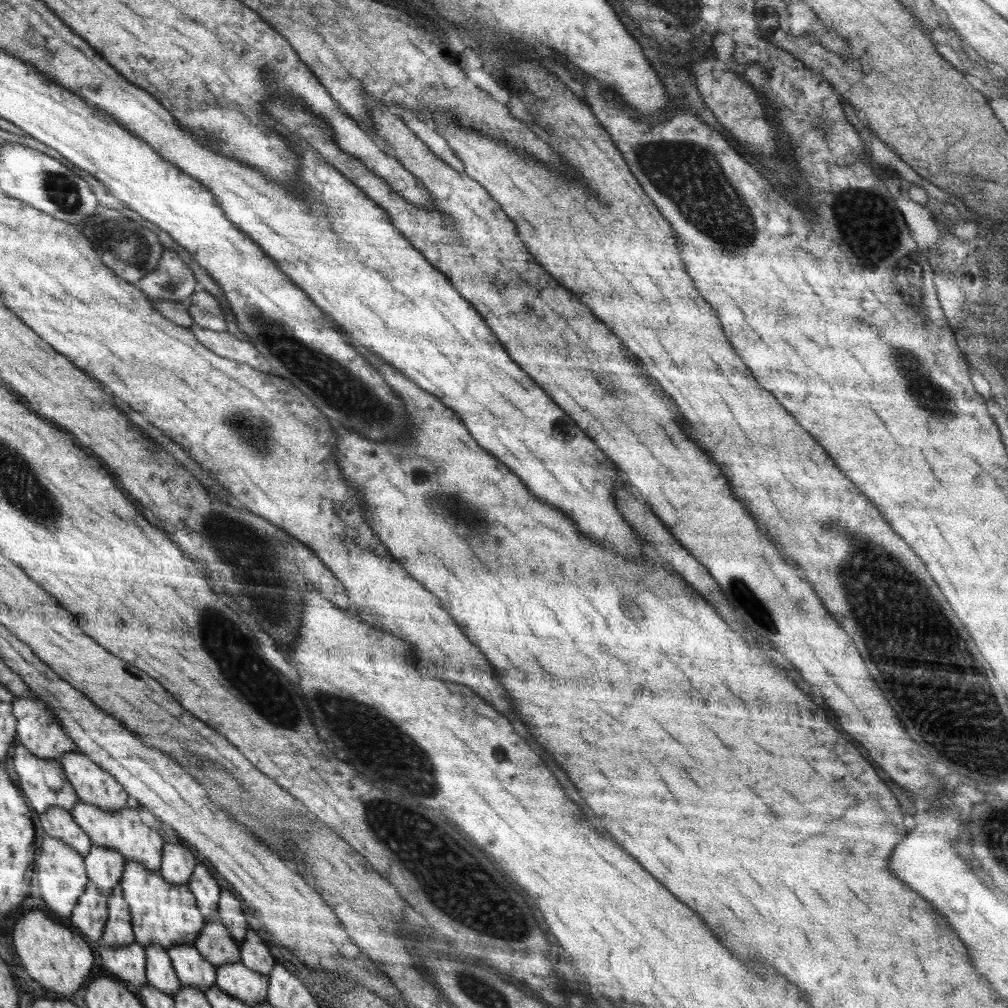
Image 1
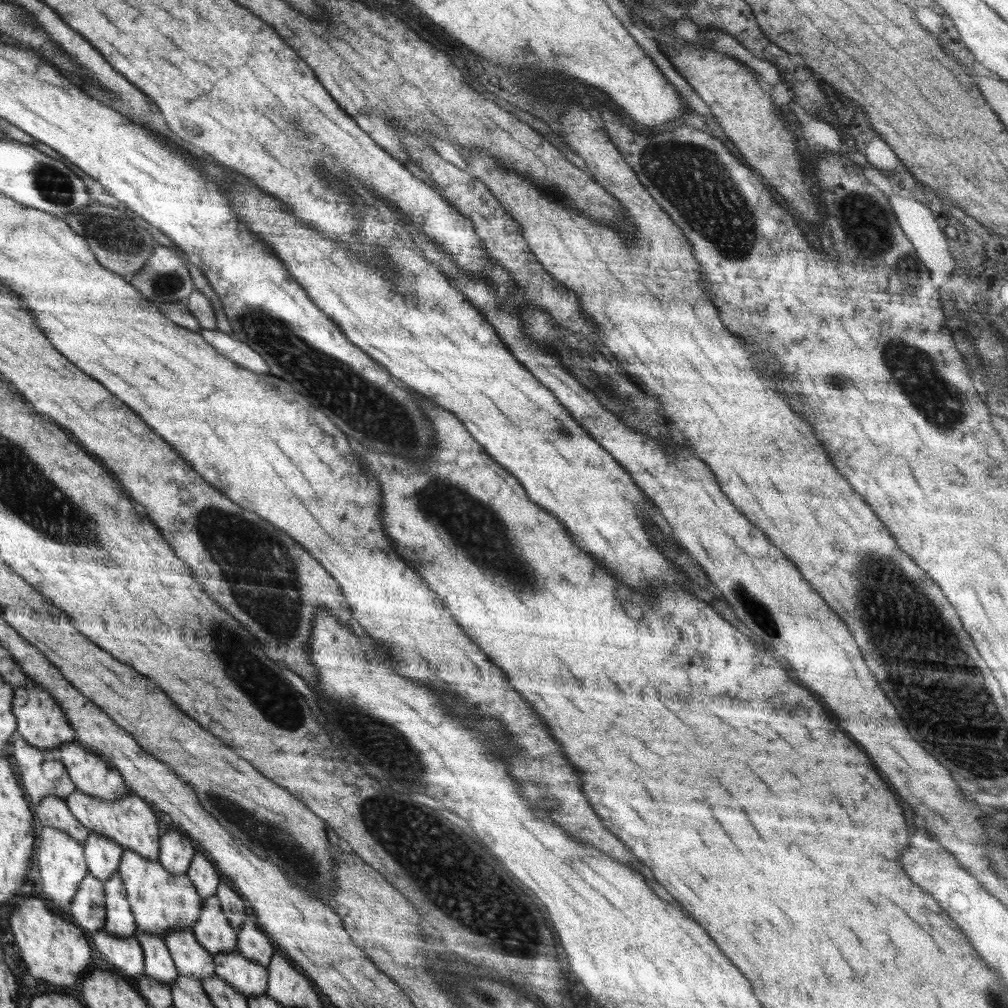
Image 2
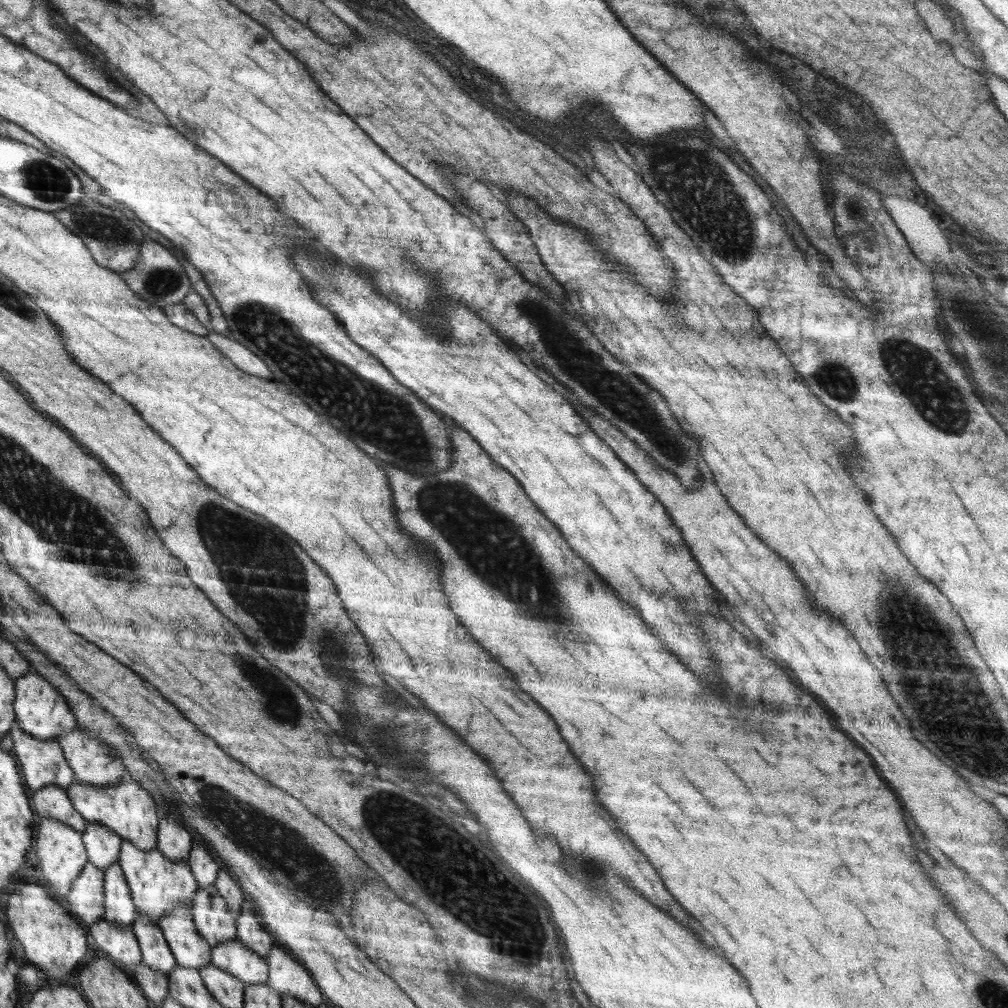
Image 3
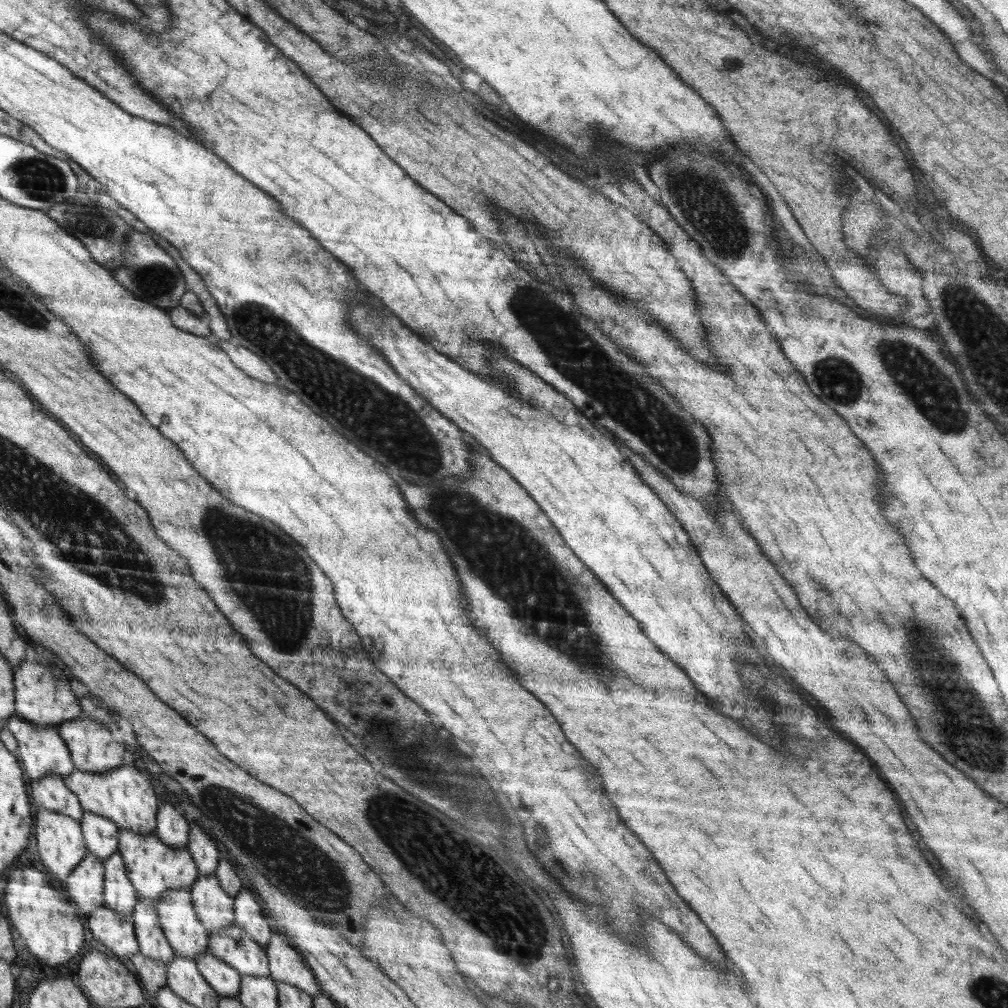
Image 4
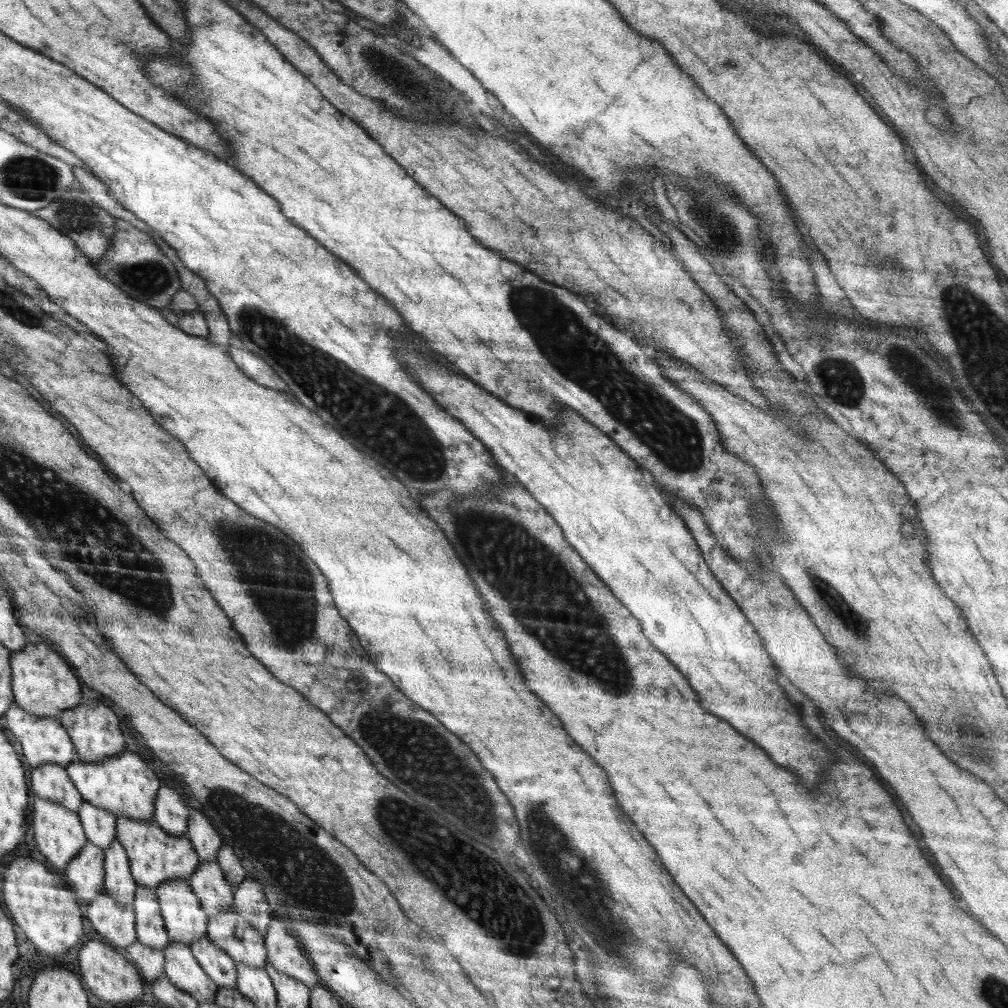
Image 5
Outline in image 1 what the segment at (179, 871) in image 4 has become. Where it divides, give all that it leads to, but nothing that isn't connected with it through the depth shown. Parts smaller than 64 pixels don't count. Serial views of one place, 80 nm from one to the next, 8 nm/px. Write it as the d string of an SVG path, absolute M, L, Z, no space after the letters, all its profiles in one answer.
M128 859L119 886L131 912L135 942L140 946L158 945L167 950L180 943L195 942L206 918L199 911L199 904L187 884L170 884L160 871L148 870L138 861Z

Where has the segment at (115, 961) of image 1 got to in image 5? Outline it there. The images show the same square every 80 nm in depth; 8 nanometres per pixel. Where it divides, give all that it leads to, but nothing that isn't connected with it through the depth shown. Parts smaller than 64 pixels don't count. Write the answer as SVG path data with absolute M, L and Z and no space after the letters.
M106 885L102 895L87 906L86 916L90 924L114 947L126 948L137 940L135 933L135 910L133 904L120 904L108 896Z

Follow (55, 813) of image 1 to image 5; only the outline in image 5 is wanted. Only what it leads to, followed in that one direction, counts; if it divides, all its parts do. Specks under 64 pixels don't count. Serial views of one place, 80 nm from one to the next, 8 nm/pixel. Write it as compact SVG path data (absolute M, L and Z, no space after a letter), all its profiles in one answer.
M40 764L32 770L31 776L34 796L78 812L83 798L74 783L70 782L65 768L58 764Z

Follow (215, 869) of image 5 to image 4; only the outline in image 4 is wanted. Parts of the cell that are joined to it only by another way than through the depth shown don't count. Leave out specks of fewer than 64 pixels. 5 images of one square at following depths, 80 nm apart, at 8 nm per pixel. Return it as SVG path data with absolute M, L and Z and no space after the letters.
M216 873L199 875L189 890L197 915L208 934L223 929L235 920L234 901L220 886Z

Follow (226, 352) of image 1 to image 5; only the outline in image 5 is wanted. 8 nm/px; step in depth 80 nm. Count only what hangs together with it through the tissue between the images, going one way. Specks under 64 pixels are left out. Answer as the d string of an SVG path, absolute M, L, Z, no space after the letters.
M231 344L226 350L237 365L245 372L252 380L266 385L268 388L279 389L280 392L290 392L290 388L286 386L286 382L272 370L263 357L256 356L255 353L249 352L247 349Z

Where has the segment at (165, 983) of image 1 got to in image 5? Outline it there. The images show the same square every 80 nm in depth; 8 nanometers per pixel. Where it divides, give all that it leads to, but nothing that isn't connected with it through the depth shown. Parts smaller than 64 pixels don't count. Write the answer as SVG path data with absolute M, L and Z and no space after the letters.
M137 886L133 909L137 940L150 948L163 950L171 941L161 915L159 898L152 889Z

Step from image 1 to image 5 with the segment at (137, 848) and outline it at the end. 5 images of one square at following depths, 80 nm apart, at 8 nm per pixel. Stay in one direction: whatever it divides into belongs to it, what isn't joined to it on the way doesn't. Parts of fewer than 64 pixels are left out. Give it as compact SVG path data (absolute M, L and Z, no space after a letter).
M129 748L116 755L115 759L104 760L100 764L86 764L79 760L65 770L70 782L74 783L80 792L83 802L105 808L113 812L117 818L127 816L140 822L150 822L150 818L155 816L154 798L160 782L152 768L138 754L134 754L134 750Z

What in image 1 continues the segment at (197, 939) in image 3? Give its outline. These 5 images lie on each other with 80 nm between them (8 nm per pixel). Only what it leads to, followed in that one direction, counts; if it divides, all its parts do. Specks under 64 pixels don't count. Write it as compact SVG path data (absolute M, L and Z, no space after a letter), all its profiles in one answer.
M195 943L168 947L167 953L182 987L196 987L206 992L207 988L216 986L215 966L199 953Z

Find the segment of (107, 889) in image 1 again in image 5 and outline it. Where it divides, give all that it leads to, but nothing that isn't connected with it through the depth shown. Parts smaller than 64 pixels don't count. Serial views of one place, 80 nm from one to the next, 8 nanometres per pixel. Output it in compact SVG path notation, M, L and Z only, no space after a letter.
M87 802L81 804L77 813L87 839L106 853L111 842L118 838L118 818L113 812Z

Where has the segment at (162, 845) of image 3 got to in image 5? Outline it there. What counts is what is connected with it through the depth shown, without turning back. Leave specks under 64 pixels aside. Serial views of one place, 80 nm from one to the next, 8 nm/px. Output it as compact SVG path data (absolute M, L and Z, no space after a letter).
M164 786L160 788L159 799L156 800L154 822L168 836L184 836L187 834L189 808L182 802L176 788Z

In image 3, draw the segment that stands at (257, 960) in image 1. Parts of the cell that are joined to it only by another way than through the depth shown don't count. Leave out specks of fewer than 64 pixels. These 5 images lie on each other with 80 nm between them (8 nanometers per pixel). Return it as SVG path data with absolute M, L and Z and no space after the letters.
M249 898L242 902L235 924L237 925L237 937L250 950L266 958L275 941L271 932L265 928L265 923L258 916L256 907Z

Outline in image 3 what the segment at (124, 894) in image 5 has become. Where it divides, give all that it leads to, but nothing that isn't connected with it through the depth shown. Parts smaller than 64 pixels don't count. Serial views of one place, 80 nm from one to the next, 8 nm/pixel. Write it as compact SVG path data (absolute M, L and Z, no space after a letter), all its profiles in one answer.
M119 862L106 871L106 907L103 917L121 927L132 926L137 915L130 887Z

